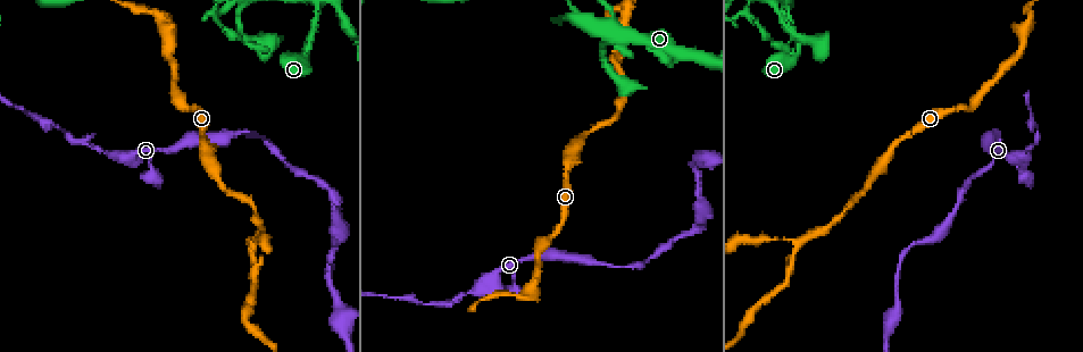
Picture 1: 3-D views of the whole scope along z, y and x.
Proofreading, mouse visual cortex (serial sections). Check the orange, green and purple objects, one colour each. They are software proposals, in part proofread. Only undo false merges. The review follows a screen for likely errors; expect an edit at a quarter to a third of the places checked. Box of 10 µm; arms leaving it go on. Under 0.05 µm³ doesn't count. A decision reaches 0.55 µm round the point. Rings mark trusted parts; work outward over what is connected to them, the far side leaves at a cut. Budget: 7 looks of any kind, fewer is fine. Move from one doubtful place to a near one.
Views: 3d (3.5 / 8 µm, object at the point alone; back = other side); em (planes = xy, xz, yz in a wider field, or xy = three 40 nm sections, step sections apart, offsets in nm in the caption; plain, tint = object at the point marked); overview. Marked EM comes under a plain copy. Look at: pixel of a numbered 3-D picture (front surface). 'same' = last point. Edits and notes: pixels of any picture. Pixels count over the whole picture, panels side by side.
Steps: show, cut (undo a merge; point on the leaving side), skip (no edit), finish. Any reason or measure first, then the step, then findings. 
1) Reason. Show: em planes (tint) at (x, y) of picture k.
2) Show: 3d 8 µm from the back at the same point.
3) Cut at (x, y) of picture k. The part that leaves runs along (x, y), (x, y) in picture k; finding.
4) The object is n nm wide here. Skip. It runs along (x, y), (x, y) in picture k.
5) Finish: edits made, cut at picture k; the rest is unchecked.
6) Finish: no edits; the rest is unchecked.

Sudden change in width. Show: em xy step 5 (tint) at (748, 14) of picture 1.

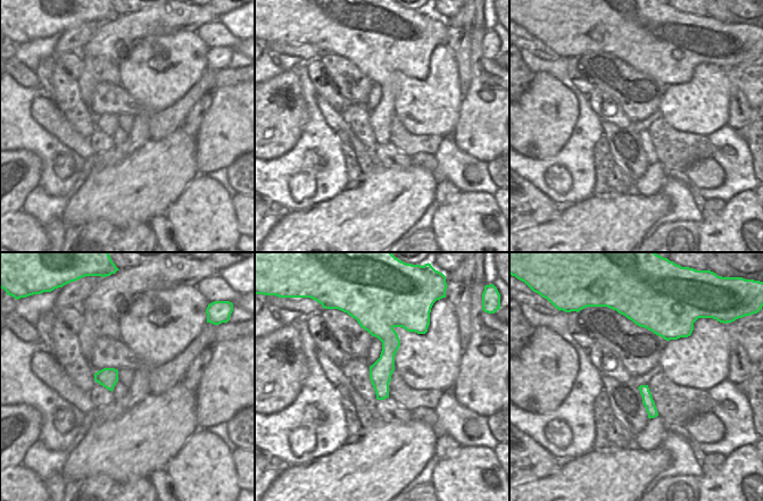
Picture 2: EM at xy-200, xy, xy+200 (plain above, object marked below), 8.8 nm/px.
Show: 3d 3.5 µm at the same point.

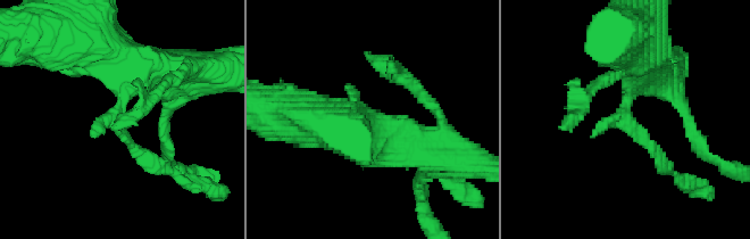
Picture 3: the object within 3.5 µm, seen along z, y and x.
The object is 200 nm wide here. Skip. It runs along (655, 75), (634, 79), (626, 114), (667, 166) in picture 3; all the same cell.

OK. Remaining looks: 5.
Thin neck. Show: 3d 3.5 µm at (620, 72) of picture 1.

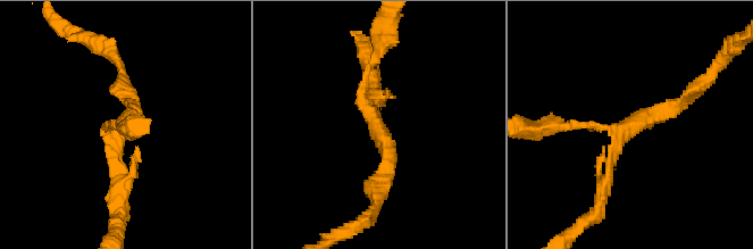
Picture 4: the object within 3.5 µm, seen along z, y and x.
Need the tissue. Show: em planes (tint) at (628, 129) of picture 4.

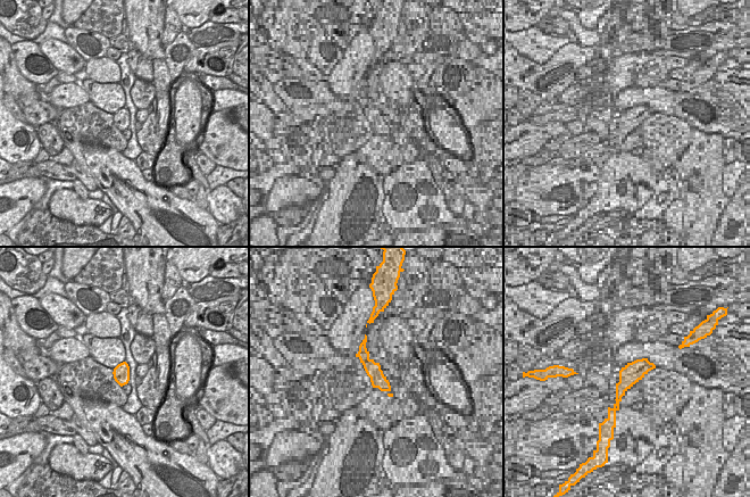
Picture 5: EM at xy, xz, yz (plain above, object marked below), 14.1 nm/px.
The object is 220 nm wide here. Skip. It runs along (691, 94), (626, 133), (603, 196) in picture 4; continuous, no second cell.

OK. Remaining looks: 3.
Thick turns thin. Show: 3d 8 µm at (606, 265) of picture 1.

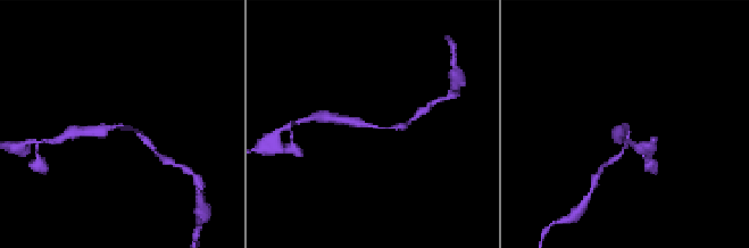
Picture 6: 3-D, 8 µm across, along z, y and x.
The arms are 150, 300 nm wide. Show: em xy step 3 (tint) at the same point.

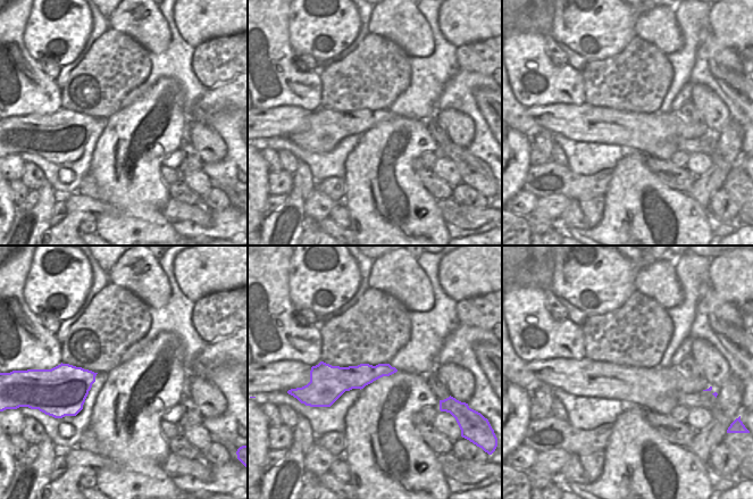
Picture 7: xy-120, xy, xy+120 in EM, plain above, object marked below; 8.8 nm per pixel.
Skip. It runs along (86, 132), (130, 126), (146, 141) in picture 6; all the same cell.

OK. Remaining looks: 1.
Finish: no edits; the rest is unchecked.

